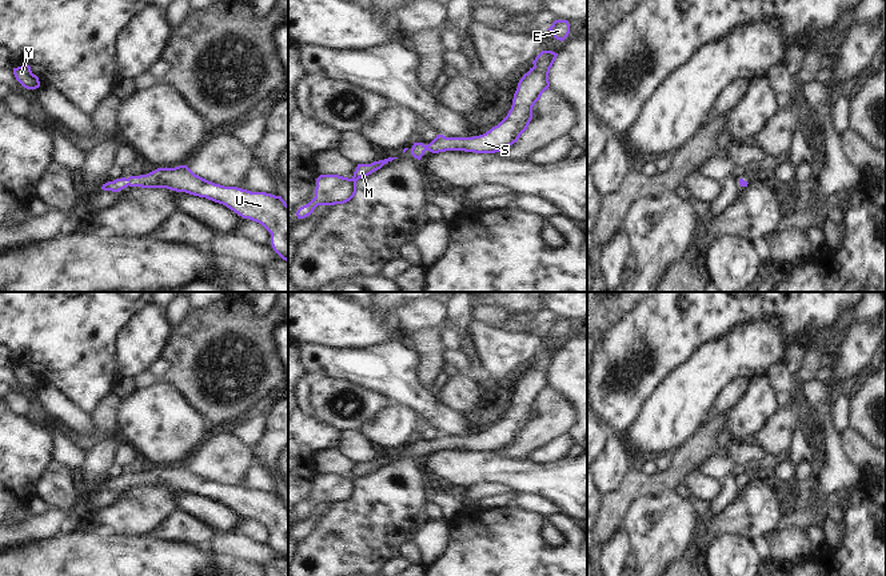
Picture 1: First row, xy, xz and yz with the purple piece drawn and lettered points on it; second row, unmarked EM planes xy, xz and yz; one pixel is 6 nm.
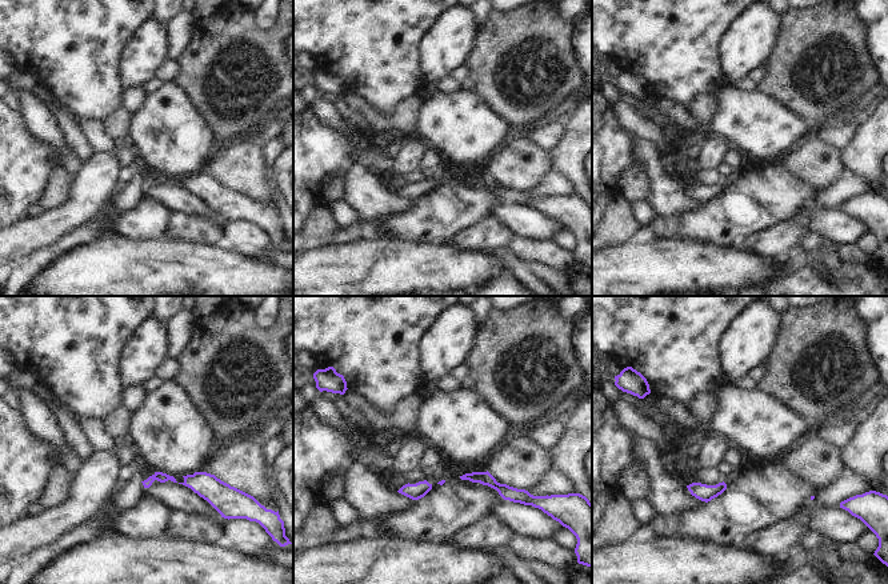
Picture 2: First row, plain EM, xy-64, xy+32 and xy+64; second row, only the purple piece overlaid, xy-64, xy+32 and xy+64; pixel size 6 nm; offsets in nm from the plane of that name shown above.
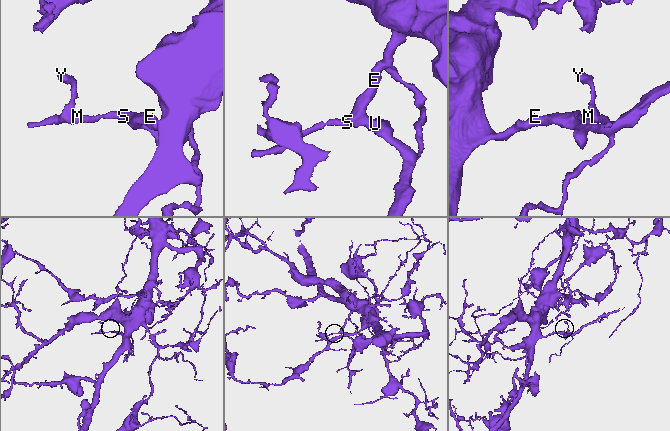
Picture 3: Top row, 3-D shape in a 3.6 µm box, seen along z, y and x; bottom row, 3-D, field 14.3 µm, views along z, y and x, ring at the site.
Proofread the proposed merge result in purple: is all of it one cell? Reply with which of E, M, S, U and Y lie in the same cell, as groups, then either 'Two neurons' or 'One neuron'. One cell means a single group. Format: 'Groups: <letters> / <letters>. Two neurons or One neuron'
Groups: E M S U Y. One neuron

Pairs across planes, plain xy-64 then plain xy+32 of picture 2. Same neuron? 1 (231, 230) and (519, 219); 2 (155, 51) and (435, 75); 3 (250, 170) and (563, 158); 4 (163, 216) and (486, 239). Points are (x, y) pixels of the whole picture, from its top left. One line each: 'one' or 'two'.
1: two
2: one
3: two
4: two

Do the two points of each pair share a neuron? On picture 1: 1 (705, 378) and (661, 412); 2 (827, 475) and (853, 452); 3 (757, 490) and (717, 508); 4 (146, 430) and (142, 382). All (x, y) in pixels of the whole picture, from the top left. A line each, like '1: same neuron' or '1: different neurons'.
1: same neuron
2: different neurons
3: different neurons
4: different neurons

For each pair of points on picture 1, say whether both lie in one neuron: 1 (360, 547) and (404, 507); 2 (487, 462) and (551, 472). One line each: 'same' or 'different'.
1: same
2: same

